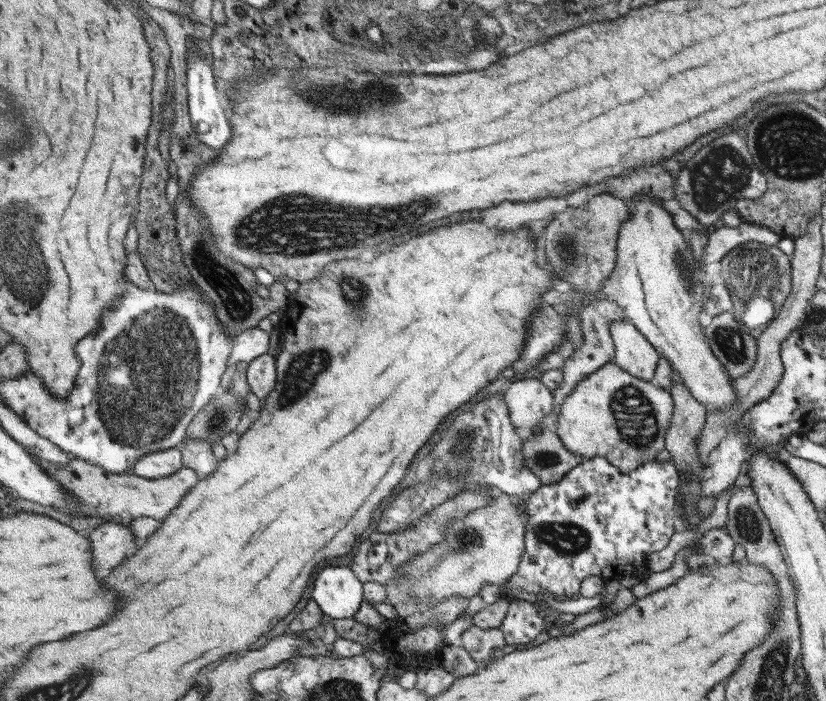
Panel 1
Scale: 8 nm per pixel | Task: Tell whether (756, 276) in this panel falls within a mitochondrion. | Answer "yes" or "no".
yes

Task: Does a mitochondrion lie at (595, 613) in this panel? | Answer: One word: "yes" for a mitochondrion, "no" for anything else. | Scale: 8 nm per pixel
no

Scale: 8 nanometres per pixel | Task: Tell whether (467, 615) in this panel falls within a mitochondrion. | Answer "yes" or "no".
no

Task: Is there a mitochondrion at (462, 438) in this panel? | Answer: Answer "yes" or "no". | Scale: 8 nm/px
yes

